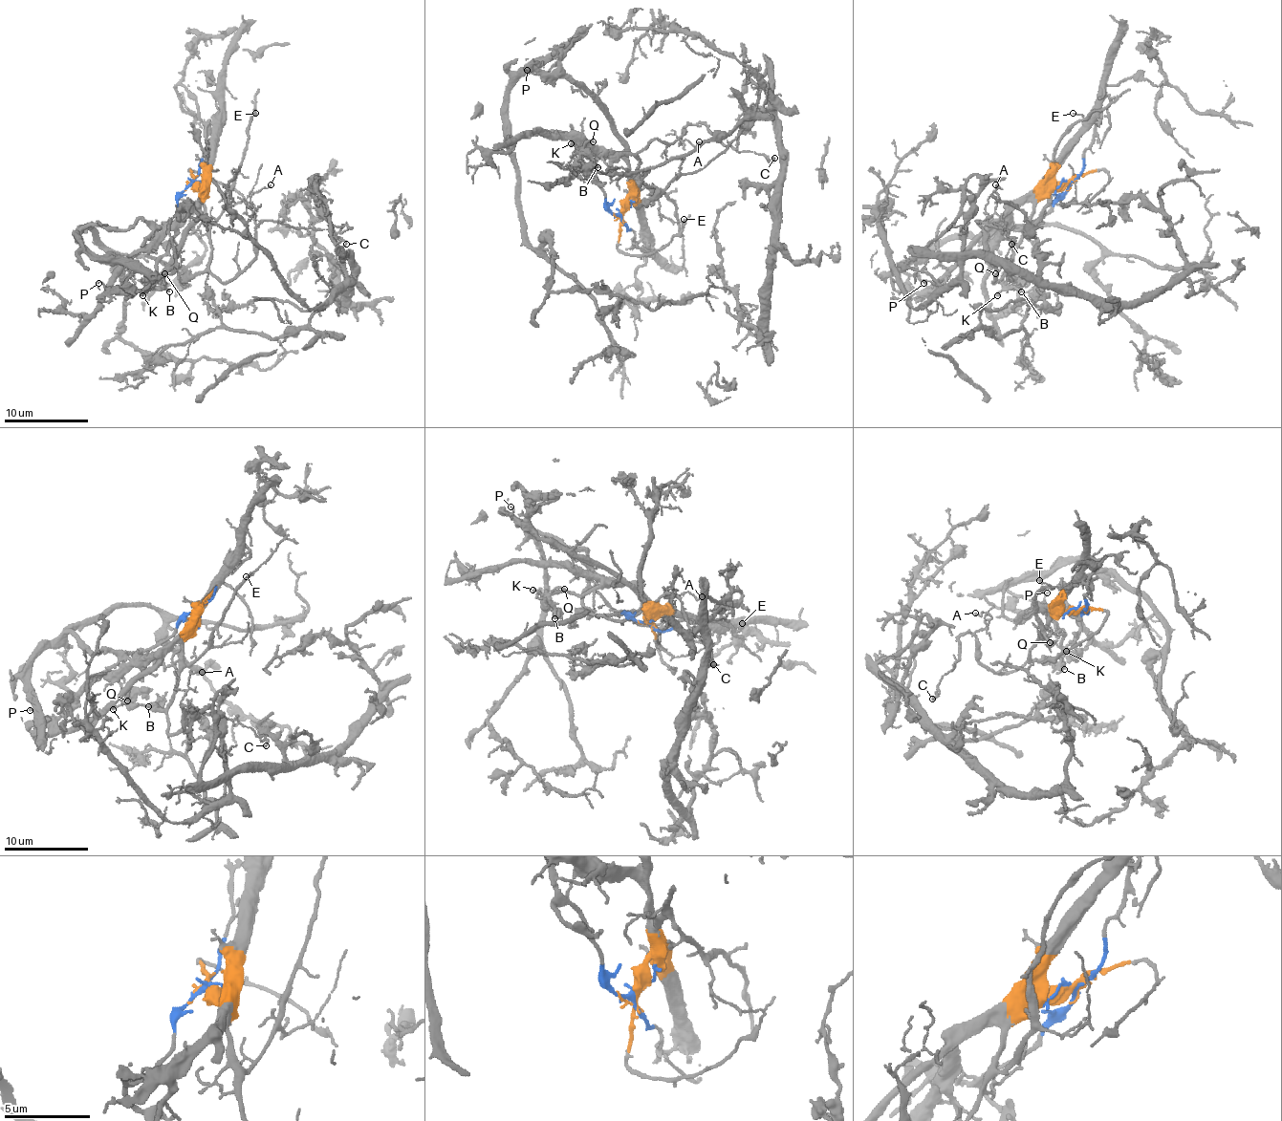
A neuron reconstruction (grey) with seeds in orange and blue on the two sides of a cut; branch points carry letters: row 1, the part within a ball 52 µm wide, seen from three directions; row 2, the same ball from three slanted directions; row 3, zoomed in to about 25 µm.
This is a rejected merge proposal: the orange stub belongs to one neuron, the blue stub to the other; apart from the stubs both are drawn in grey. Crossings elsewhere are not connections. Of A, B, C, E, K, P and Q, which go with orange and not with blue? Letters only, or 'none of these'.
A, B, C, E, K, P, Q

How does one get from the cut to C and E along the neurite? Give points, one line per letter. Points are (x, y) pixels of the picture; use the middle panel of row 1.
C: (623, 212), (640, 163), (638, 153), (655, 139), (674, 142), (692, 123), (703, 123), (739, 151), (774, 157)
E: (623, 212), (629, 184), (638, 176), (655, 193), (663, 193), (674, 204), (680, 228), (684, 218)

